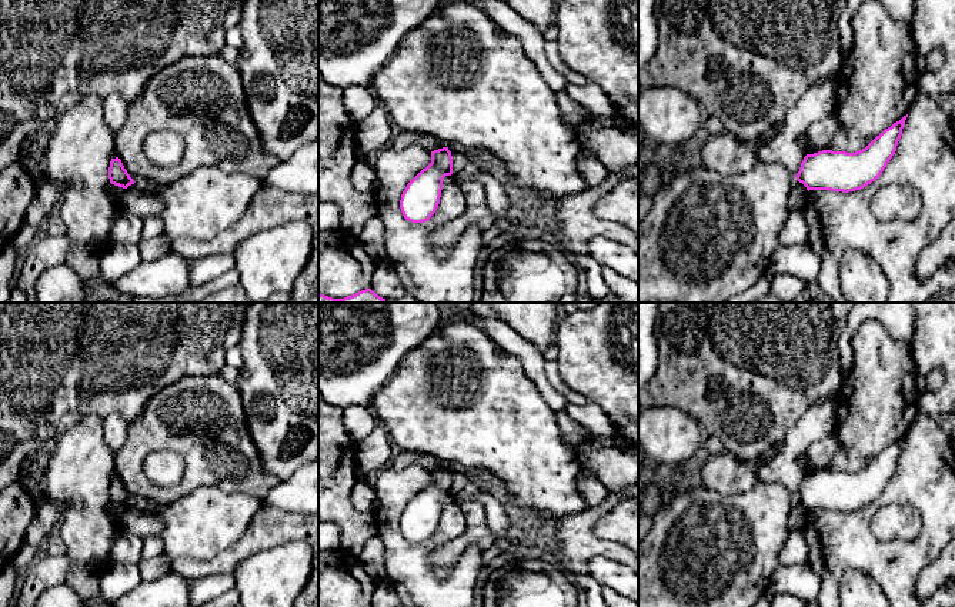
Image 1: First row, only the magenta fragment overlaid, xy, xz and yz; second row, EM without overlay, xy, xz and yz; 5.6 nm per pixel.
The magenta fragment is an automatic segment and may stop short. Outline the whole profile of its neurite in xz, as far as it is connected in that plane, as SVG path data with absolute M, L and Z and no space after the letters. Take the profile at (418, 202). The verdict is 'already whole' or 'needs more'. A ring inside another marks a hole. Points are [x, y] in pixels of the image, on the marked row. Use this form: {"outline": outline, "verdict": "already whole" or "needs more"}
{"outline": "M448 147L431 151L431 163L423 169L401 194L400 209L405 220L424 223L435 213L445 176L453 174L453 156Z", "verdict": "already whole"}

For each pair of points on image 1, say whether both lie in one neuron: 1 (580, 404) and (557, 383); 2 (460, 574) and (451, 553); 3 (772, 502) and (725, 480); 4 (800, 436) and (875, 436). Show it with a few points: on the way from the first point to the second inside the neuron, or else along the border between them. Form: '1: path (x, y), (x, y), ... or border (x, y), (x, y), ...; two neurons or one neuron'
1: path (574, 400), (563, 389); one neuron
2: border (483, 550), (468, 547), (443, 577), (427, 560); two neurons
3: border (758, 482), (740, 493), (723, 494), (713, 490); two neurons
4: border (837, 397), (834, 424); two neurons

